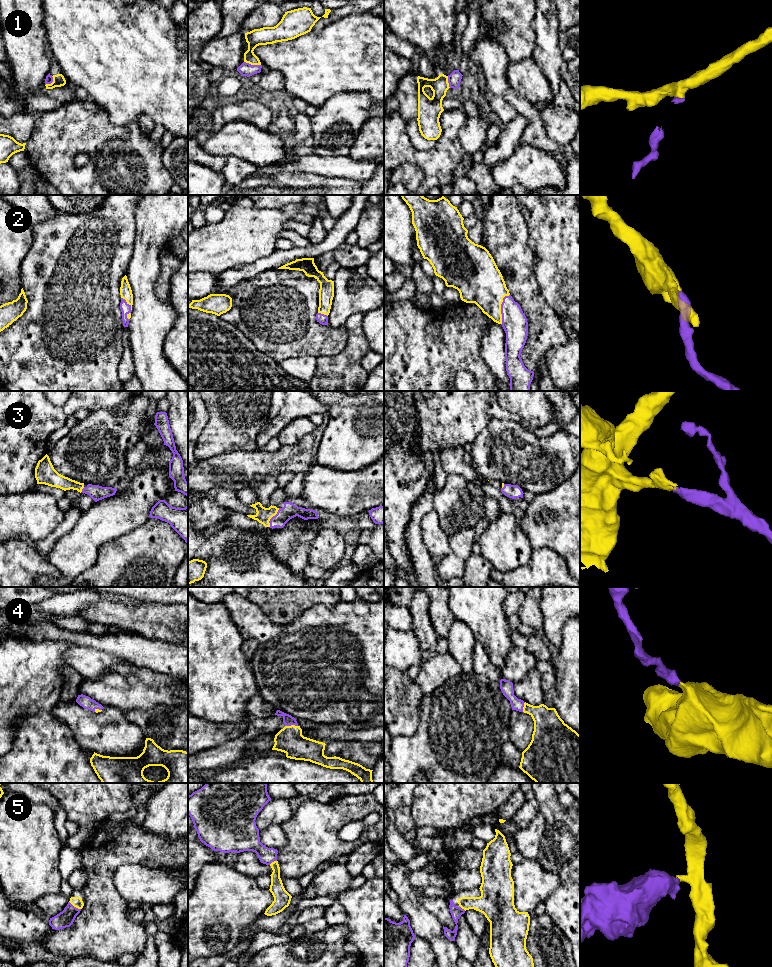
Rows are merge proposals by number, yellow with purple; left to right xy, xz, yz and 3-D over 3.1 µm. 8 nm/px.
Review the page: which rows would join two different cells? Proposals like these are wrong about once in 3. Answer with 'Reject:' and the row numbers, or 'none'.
Reject: 1

